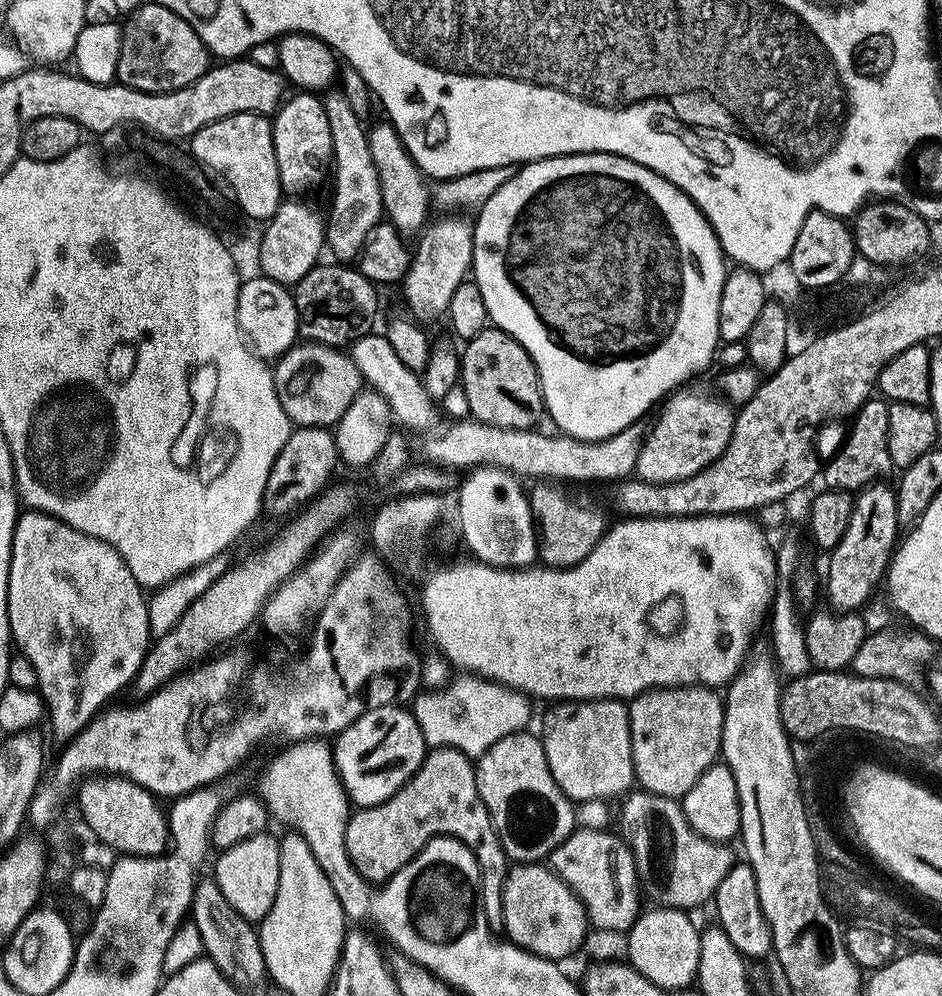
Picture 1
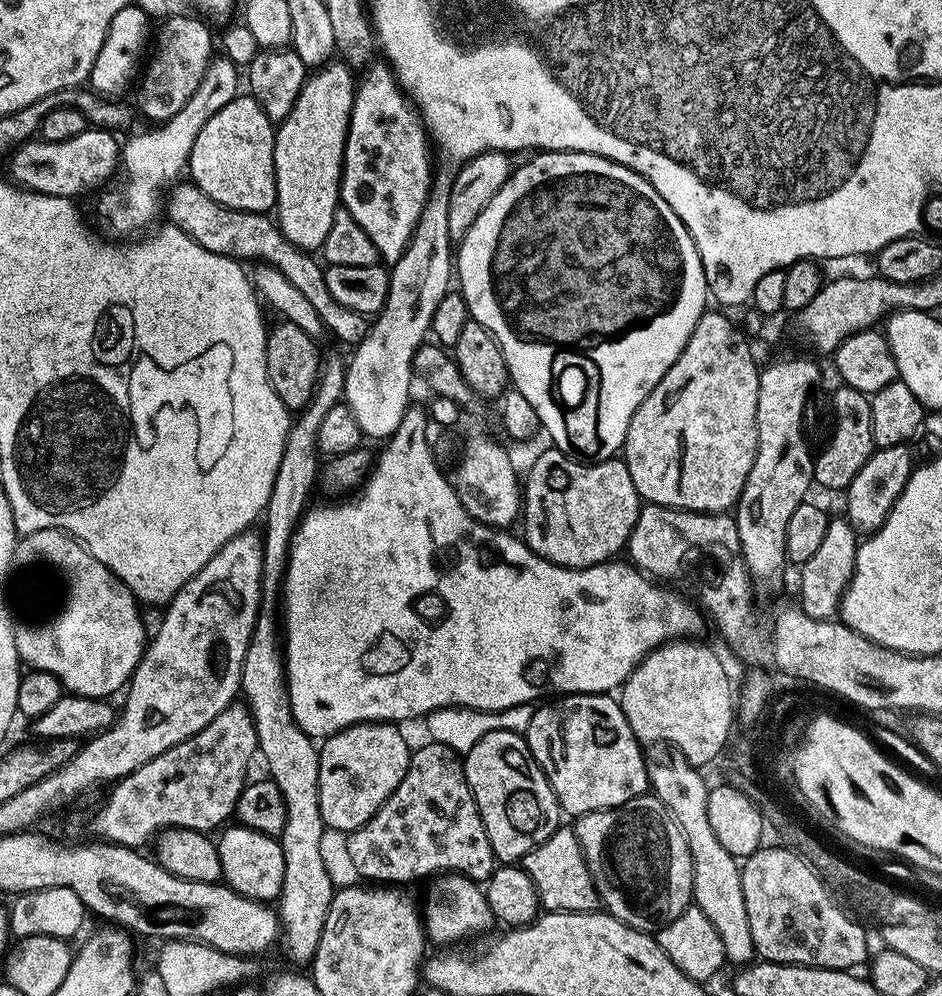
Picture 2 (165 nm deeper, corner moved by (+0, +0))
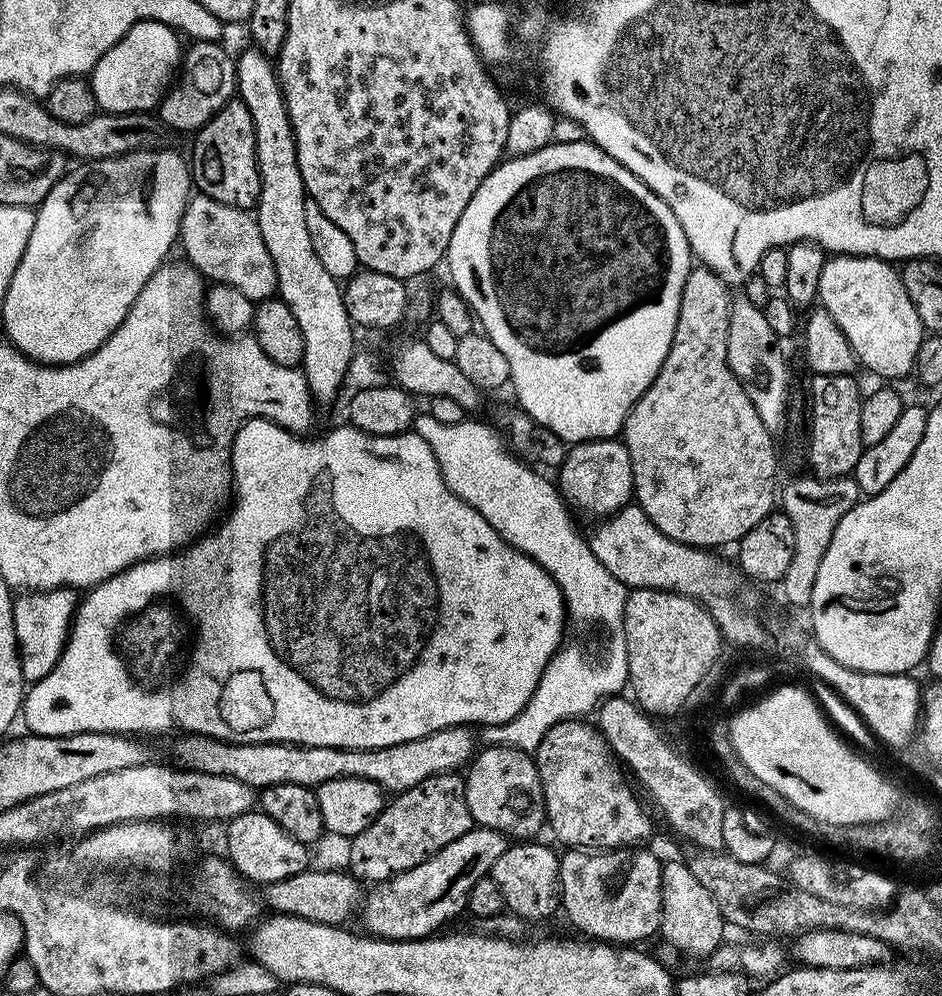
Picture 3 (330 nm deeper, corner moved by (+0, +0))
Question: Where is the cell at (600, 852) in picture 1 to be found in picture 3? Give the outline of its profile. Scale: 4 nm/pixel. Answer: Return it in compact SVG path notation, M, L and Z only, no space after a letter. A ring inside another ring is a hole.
M540 842L509 843L506 854L494 862L490 879L502 890L507 911L517 912L524 920L544 920L562 904L560 891L560 856Z

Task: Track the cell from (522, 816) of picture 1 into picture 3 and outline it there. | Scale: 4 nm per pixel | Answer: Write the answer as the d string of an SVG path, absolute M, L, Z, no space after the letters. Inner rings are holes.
M481 747L467 765L464 789L466 806L470 806L470 814L479 827L493 828L520 842L545 831L544 791L536 761L521 748Z

